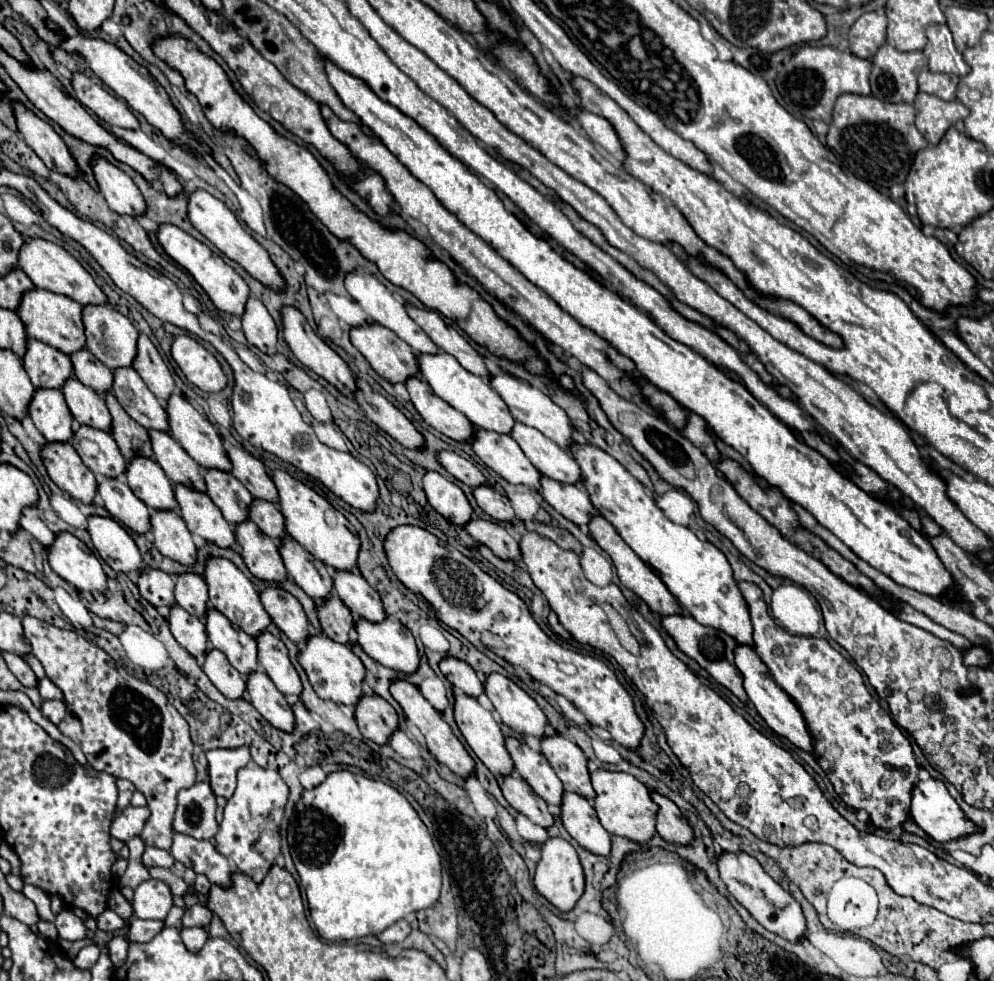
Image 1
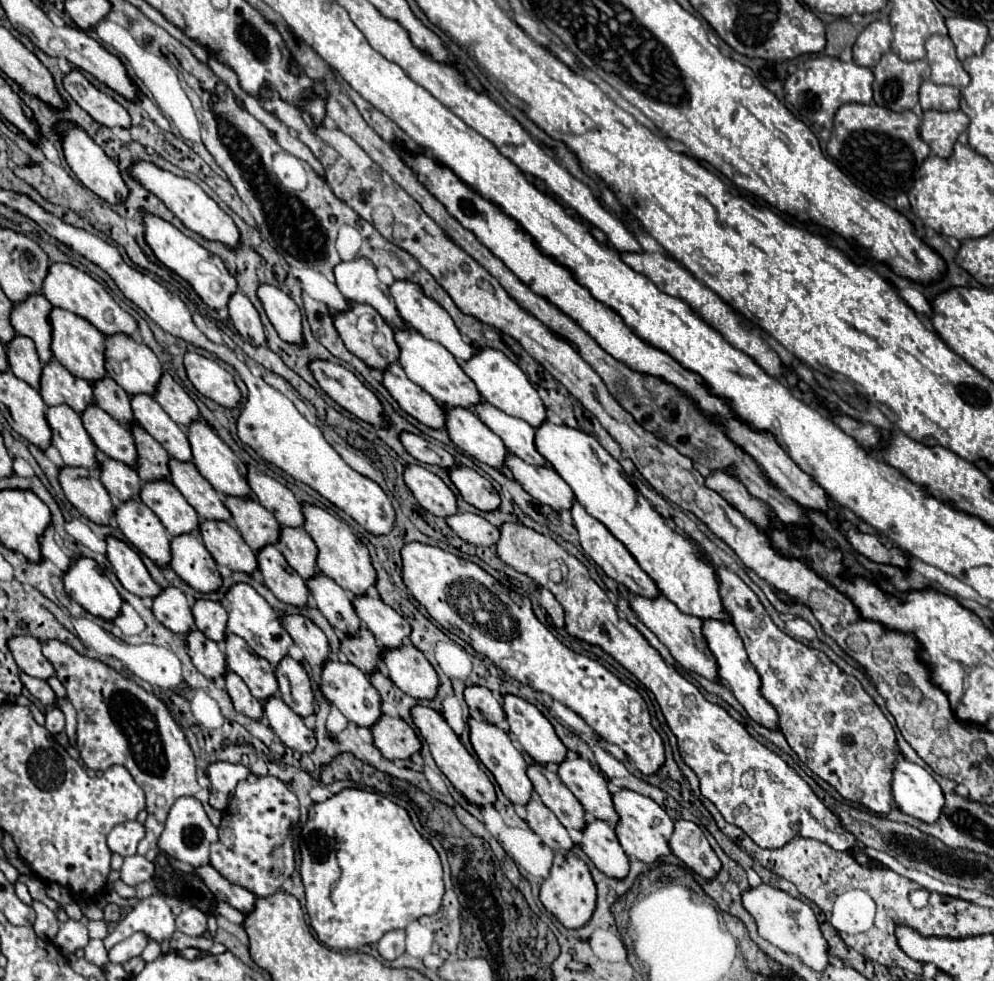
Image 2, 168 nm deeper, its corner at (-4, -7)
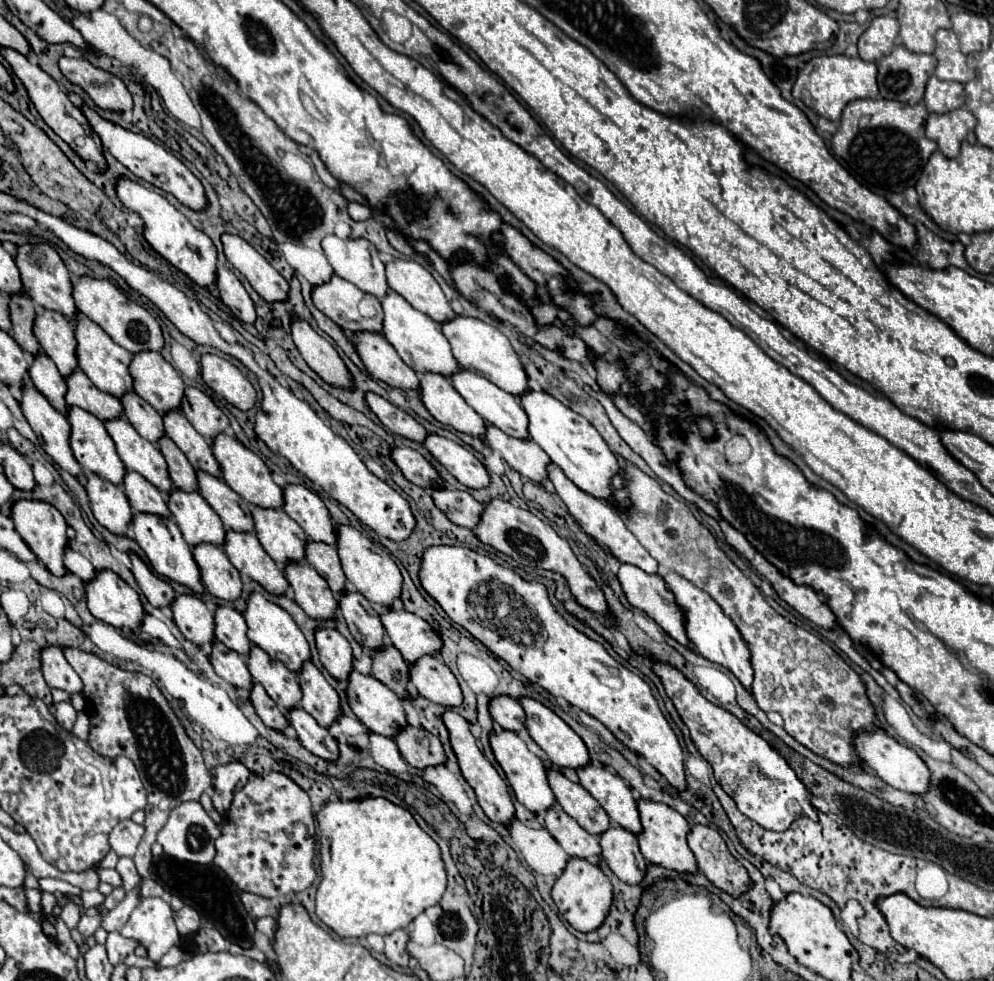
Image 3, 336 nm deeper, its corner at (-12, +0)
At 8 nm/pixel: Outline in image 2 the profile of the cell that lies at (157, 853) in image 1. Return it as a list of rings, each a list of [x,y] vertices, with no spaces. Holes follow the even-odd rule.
[[[131,855],[131,857],[125,857],[123,861],[123,867],[119,871],[119,879],[125,883],[125,885],[139,885],[143,881],[151,881],[153,877],[153,863],[147,861],[143,855]]]

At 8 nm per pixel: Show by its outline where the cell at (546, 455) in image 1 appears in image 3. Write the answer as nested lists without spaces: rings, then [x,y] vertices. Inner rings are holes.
[[[461,370],[459,374],[453,374],[451,382],[453,382],[455,390],[465,398],[465,402],[477,414],[481,414],[489,424],[497,424],[497,428],[501,428],[509,436],[521,436],[521,440],[529,440],[529,418],[525,416],[525,410],[521,408],[521,404],[517,404],[515,396],[503,392],[493,382],[489,382],[487,378],[477,376],[469,370]]]

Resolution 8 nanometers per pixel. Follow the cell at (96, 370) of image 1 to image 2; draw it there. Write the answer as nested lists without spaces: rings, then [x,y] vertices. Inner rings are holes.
[[[111,377],[101,379],[101,383],[95,383],[93,391],[95,391],[97,407],[109,413],[115,421],[119,421],[123,427],[131,427],[135,423],[131,397]]]

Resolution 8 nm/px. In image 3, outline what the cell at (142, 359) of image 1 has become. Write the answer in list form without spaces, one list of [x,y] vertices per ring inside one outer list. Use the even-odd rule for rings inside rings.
[[[193,386],[185,388],[181,412],[187,416],[191,426],[207,440],[211,440],[215,434],[223,432],[229,426],[227,416],[215,406],[215,402],[205,392]]]

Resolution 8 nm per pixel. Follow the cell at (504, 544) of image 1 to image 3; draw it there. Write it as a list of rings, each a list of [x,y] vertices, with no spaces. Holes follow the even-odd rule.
[[[433,486],[433,502],[435,506],[457,526],[477,528],[477,520],[481,520],[483,504],[479,504],[469,492],[461,490],[441,490]]]

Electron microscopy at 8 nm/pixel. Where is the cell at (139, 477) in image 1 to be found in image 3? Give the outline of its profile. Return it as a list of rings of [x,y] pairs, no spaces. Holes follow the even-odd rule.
[[[171,488],[167,506],[187,544],[191,546],[201,542],[211,542],[219,546],[223,544],[225,540],[223,522],[217,516],[217,512],[201,498],[199,492],[183,492]]]

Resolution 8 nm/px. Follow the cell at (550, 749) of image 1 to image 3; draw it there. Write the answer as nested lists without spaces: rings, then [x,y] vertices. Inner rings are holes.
[[[593,764],[577,768],[577,776],[579,784],[601,804],[613,824],[623,826],[633,834],[641,832],[637,802],[621,776]]]

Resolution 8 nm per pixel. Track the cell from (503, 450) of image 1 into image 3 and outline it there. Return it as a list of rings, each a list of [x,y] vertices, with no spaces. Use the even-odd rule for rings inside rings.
[[[425,374],[421,380],[421,400],[427,410],[445,426],[451,426],[463,434],[471,434],[475,438],[485,436],[485,420],[453,392],[453,384],[449,378],[441,374]]]

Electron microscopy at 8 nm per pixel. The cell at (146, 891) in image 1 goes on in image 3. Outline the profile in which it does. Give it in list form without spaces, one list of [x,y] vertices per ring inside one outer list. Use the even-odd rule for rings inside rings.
[[[143,898],[119,934],[141,942],[147,948],[149,958],[159,960],[179,942],[173,916],[173,908],[169,908],[169,902],[163,898]]]

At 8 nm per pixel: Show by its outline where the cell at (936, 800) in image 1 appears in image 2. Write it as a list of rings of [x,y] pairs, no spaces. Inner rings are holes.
[[[899,759],[893,769],[891,793],[903,813],[925,823],[933,823],[945,805],[939,783],[923,767],[907,759]]]

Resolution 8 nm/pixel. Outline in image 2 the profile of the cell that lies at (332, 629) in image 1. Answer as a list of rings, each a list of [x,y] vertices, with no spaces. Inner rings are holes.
[[[361,627],[359,635],[341,643],[341,651],[347,655],[349,663],[359,667],[365,675],[371,675],[377,671],[377,661],[383,657],[383,649],[373,639],[371,631],[367,627]]]

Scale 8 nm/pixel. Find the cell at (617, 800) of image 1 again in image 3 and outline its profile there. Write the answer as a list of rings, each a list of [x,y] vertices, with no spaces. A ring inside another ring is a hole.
[[[639,800],[637,808],[639,808],[639,816],[641,816],[641,826],[643,826],[643,830],[637,834],[641,854],[651,864],[659,864],[659,866],[665,866],[669,870],[697,872],[695,856],[693,856],[693,852],[691,852],[691,848],[687,846],[687,840],[685,840],[685,836],[689,832],[687,820],[677,810],[669,808],[667,804],[661,804],[661,802]]]

